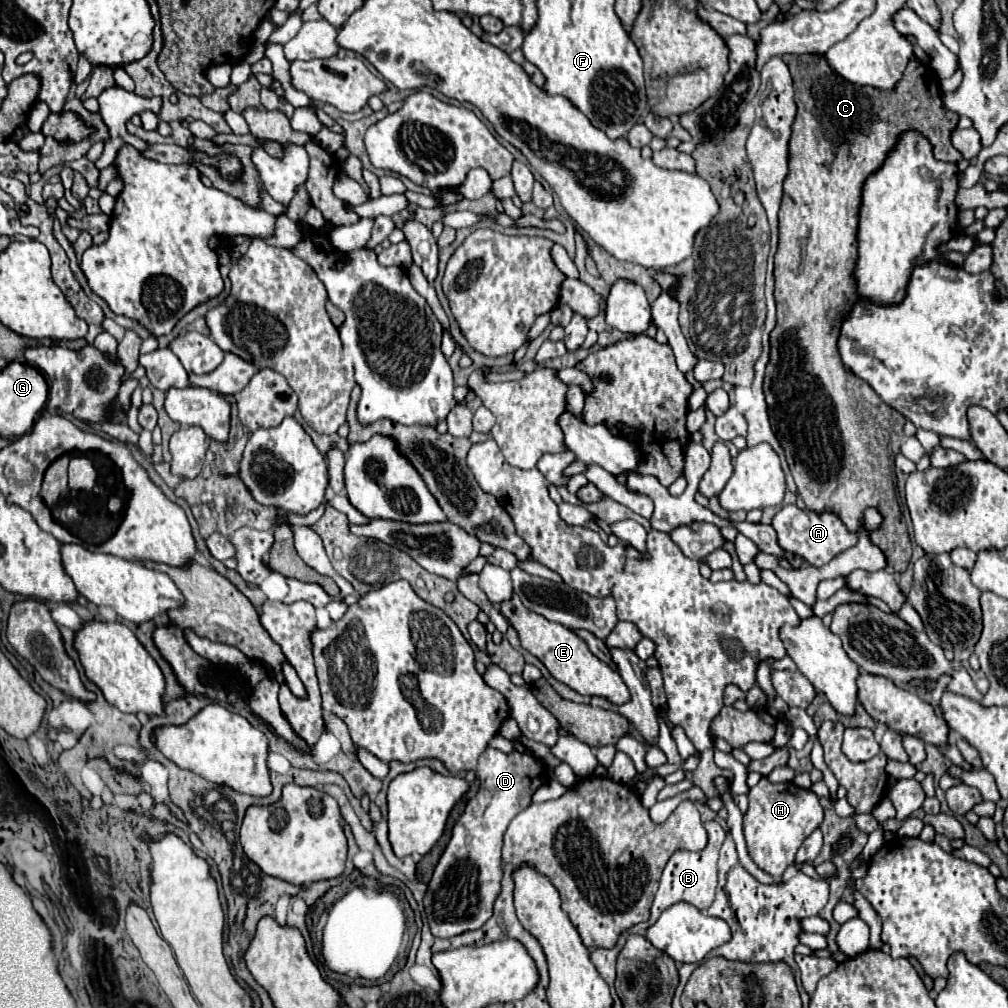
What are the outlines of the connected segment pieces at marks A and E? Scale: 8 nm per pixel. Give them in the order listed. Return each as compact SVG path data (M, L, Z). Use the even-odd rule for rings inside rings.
M786 505L772 519L772 527L778 533L780 547L802 555L810 565L816 567L830 563L838 553L858 543L858 533L850 533L850 529L846 529L846 525L840 521L840 517L834 511L816 513L816 511L804 511L798 505Z
M516 593L512 595L512 599L502 601L498 609L508 619L508 623L518 631L522 647L530 651L534 657L538 657L554 679L578 691L580 695L598 695L598 697L606 697L612 703L630 701L630 693L622 677L612 667L608 667L598 657L594 657L590 649L586 649L586 641L582 641L582 637L578 637L574 631L558 623L552 623L544 617L538 617L538 613L530 613L530 609L526 609L522 601L518 601Z

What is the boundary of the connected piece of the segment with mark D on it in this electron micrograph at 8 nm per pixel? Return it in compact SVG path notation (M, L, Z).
M488 747L480 759L478 759L478 781L480 781L480 789L478 793L468 799L464 813L460 815L460 819L454 823L452 829L452 837L434 869L434 875L428 883L426 895L424 895L424 911L428 917L428 925L432 935L436 937L454 937L462 931L470 931L470 929L478 929L482 927L490 915L492 915L492 903L496 899L496 895L500 893L500 879L502 879L502 869L500 869L500 849L502 849L502 835L508 827L508 823L530 805L532 793L544 785L548 777L548 767L534 755L530 753L510 753L504 755L498 749Z

